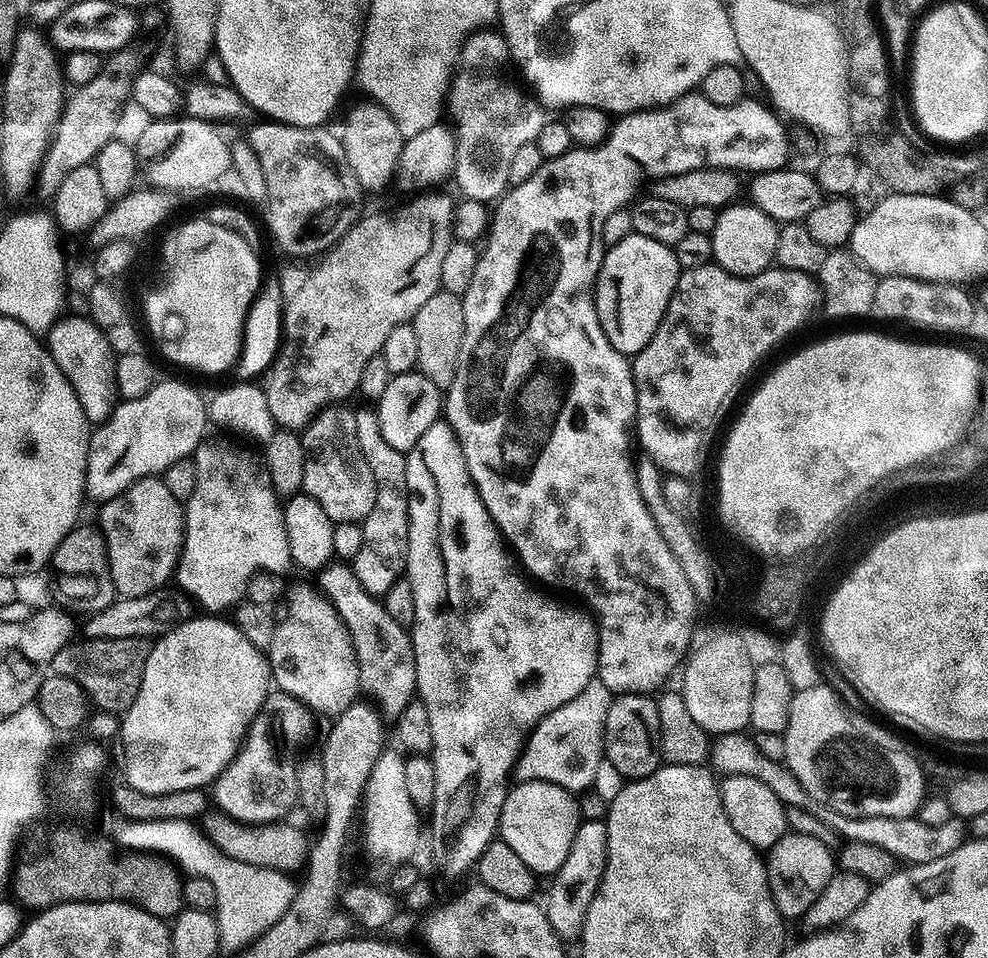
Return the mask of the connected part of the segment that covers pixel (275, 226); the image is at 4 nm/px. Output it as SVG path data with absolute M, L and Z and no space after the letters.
M275 122L260 123L264 124L251 125L253 128L246 133L246 139L254 154L258 154L258 162L262 162L262 174L266 174L268 228L277 246L292 256L312 256L320 251L323 253L352 226L362 195L358 178L354 178L354 170L350 170L346 162L346 150L339 135L335 131L332 133L328 126L298 128Z

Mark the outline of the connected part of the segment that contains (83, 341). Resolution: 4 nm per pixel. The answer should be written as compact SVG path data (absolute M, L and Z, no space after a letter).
M61 315L46 333L46 347L62 374L66 374L70 386L74 386L74 394L78 394L78 402L82 402L89 425L103 424L118 403L118 393L116 356L100 327L87 315Z

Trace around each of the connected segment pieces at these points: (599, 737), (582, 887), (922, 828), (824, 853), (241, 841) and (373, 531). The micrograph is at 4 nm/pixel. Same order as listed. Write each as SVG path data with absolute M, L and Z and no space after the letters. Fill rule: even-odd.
M597 678L588 683L586 690L574 694L570 702L558 706L558 710L550 710L550 714L543 716L529 732L516 759L515 779L520 782L554 782L573 794L591 789L598 762L606 758L604 727L613 699L614 693Z
M581 819L578 830L574 834L574 842L570 842L570 854L566 854L566 862L558 866L558 870L552 873L548 888L548 904L546 911L550 926L559 934L560 939L571 942L572 939L579 937L584 931L586 922L586 910L590 910L590 902L594 902L594 894L604 881L604 871L608 865L608 826L604 820L585 820Z
M820 803L820 812L816 818L830 825L845 841L870 844L889 853L897 861L907 865L925 864L937 858L944 858L953 853L958 846L966 842L967 829L963 817L952 817L942 822L940 826L927 826L918 816L902 817L860 817L850 818L834 811L828 804ZM904 860L904 861L902 861Z
M791 830L775 846L767 849L766 867L768 869L768 885L774 898L774 906L778 906L780 915L785 918L802 918L810 906L814 906L814 898L826 890L826 882L838 871L838 860L833 849L822 846L810 834L798 834Z
M218 810L205 813L200 822L206 837L224 855L256 868L277 869L292 874L294 870L301 871L307 863L310 844L308 840L306 842L302 831L288 823L243 825Z
M357 407L355 413L354 427L358 429L358 446L362 446L362 458L366 458L366 462L374 474L376 493L374 494L374 510L370 510L368 517L362 521L362 550L358 550L358 554L350 561L350 567L369 594L377 598L383 598L386 590L390 590L390 586L399 580L406 570L408 539L410 538L408 483L406 482L406 462L408 458L405 453L394 450L394 446L390 446L390 442L386 442L386 438L382 438L382 426L378 422L375 407Z

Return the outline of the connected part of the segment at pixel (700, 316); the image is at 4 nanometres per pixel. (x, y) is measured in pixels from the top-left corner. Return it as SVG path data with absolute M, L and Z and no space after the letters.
M715 262L683 269L654 338L630 360L636 387L634 432L640 435L643 453L668 474L691 477L698 471L704 435L711 430L728 395L779 340L789 339L815 308L817 311L820 299L817 281L798 270L773 266L753 276L735 276Z

